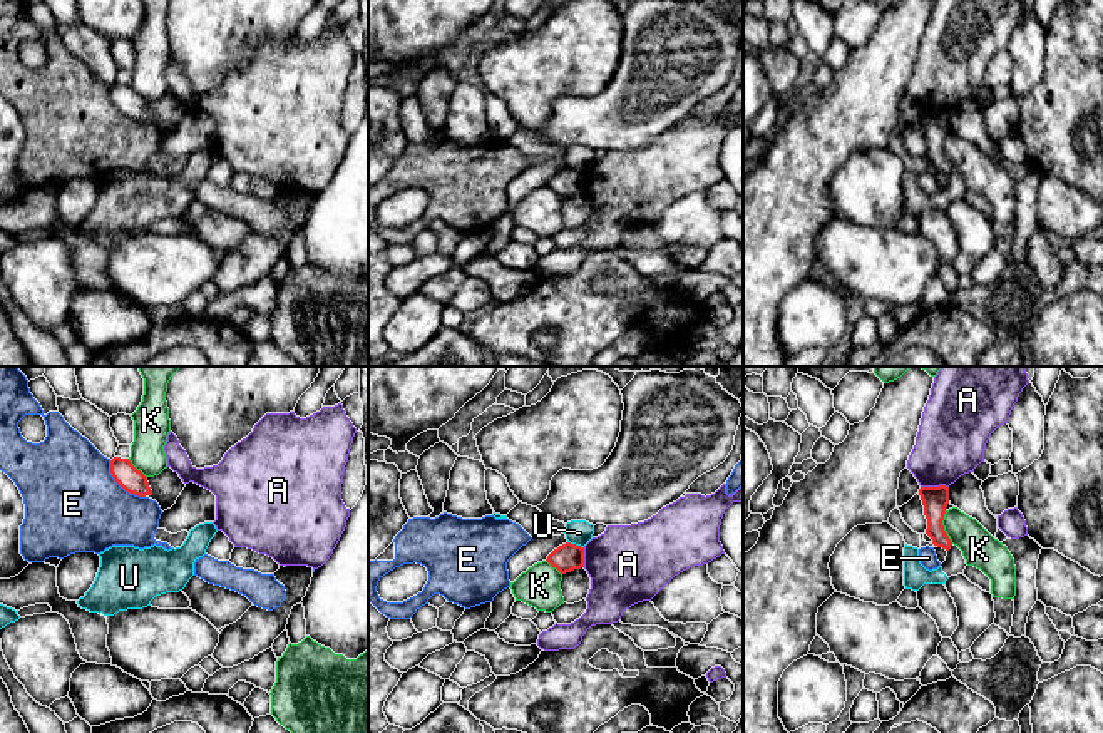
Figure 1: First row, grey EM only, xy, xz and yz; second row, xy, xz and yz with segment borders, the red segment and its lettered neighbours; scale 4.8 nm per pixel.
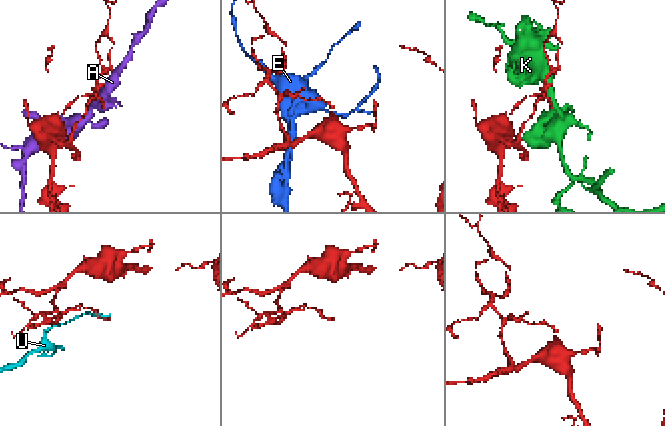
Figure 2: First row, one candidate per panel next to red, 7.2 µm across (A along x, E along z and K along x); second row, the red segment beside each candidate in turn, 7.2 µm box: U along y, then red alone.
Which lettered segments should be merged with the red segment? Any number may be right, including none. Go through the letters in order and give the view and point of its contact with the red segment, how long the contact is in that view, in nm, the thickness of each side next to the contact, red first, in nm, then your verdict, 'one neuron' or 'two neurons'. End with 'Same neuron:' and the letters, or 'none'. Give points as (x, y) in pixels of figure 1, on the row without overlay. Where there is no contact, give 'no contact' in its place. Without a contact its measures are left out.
A: contact yz (934, 112); length 140 nm; calibres 130 and 320 nm; two neurons
E: contact xy (121, 111); length 260 nm; calibres 120 and 460 nm; two neurons
K: contact yz (943, 153); length 170 nm; calibres 130 and 170 nm; two neurons
U: contact xz (574, 169); length 90 nm; calibres 140 and 120 nm; two neurons
Same neuron: none

